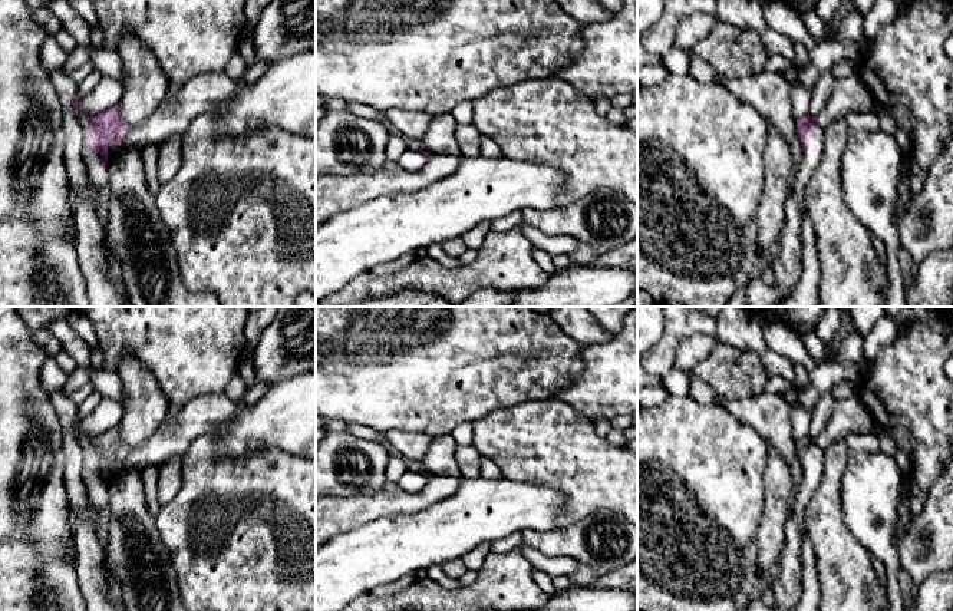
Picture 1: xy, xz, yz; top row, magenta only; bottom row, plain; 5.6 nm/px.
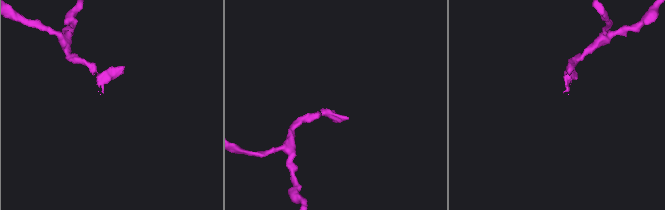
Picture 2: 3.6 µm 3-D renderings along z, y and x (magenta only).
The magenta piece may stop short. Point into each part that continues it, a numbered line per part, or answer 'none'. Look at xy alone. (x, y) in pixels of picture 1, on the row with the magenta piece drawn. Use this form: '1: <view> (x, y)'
1: xy (99, 177)

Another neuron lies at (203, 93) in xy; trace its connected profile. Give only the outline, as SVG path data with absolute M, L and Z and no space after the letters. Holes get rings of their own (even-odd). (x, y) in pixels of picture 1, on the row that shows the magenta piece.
M225 73L189 79L174 96L165 98L141 126L129 131L115 152L141 152L171 135L184 135L197 116L231 100L237 90L238 83Z

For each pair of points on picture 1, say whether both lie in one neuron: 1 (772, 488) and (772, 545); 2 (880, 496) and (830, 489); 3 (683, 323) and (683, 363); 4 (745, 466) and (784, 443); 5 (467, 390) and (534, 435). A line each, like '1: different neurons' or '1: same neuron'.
1: same neuron
2: different neurons
3: different neurons
4: different neurons
5: different neurons

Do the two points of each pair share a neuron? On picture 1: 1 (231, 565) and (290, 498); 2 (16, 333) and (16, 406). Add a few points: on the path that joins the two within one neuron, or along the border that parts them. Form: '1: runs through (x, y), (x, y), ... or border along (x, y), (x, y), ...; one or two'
1: runs through (254, 542), (267, 514), (267, 494); one
2: runs through (16, 352), (16, 387); one

